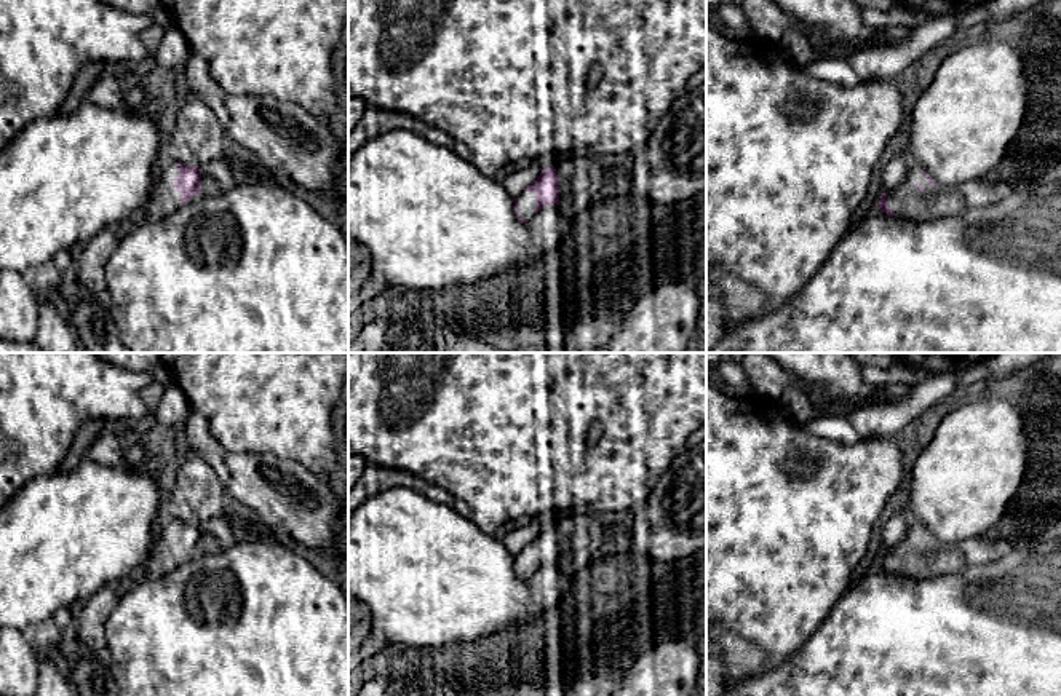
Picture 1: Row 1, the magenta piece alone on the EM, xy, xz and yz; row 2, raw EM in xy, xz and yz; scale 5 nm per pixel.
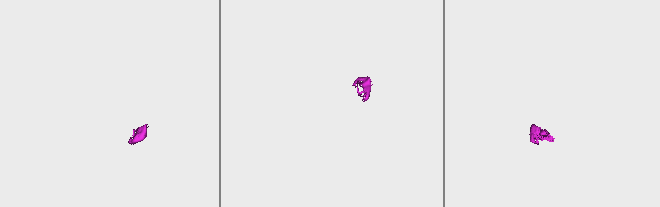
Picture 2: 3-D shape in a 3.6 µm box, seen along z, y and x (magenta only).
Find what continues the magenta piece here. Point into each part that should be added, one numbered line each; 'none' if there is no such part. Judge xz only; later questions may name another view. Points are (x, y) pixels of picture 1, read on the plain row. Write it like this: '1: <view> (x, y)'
1: xz (582, 535)
2: xz (526, 559)

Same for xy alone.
1: xy (219, 533)
2: xy (165, 557)

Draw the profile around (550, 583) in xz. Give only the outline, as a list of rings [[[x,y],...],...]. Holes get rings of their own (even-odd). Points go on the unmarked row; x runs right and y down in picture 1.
[[[559,562],[545,564],[529,579],[532,613],[559,610],[569,595],[569,587],[577,581]]]

